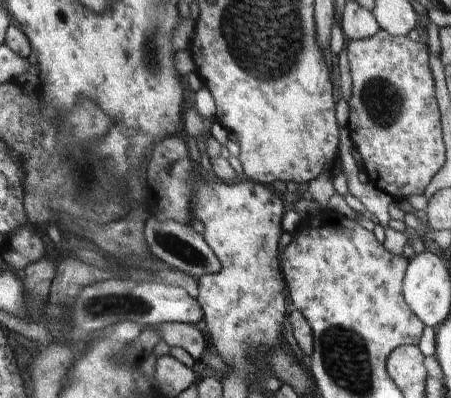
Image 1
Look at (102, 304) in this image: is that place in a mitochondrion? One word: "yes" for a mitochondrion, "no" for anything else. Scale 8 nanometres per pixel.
yes

